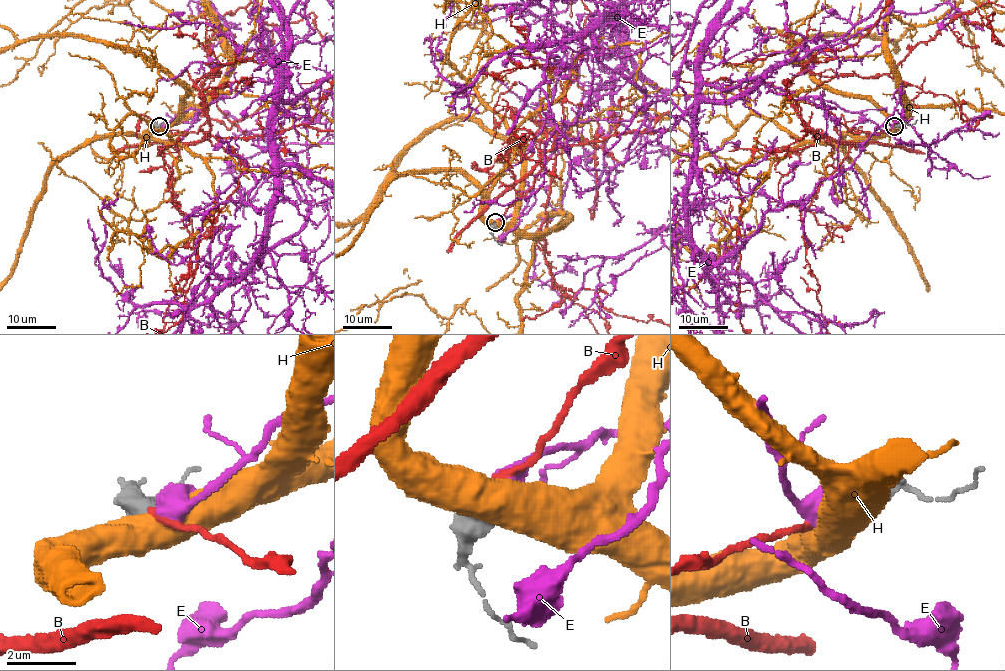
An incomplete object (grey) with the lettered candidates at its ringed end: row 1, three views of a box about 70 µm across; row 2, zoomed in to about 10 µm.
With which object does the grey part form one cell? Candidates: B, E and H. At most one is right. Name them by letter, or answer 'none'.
B

